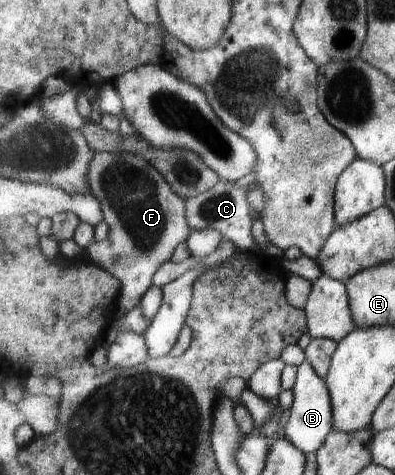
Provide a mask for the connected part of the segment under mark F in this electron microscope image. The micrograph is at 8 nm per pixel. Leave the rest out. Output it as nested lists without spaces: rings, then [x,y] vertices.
[[[95,153],[88,180],[92,194],[103,205],[109,238],[88,247],[86,255],[88,260],[120,279],[121,294],[116,300],[115,318],[124,318],[141,304],[142,297],[154,285],[153,278],[159,266],[170,261],[176,248],[191,235],[186,200],[173,190],[153,164],[132,153]]]

